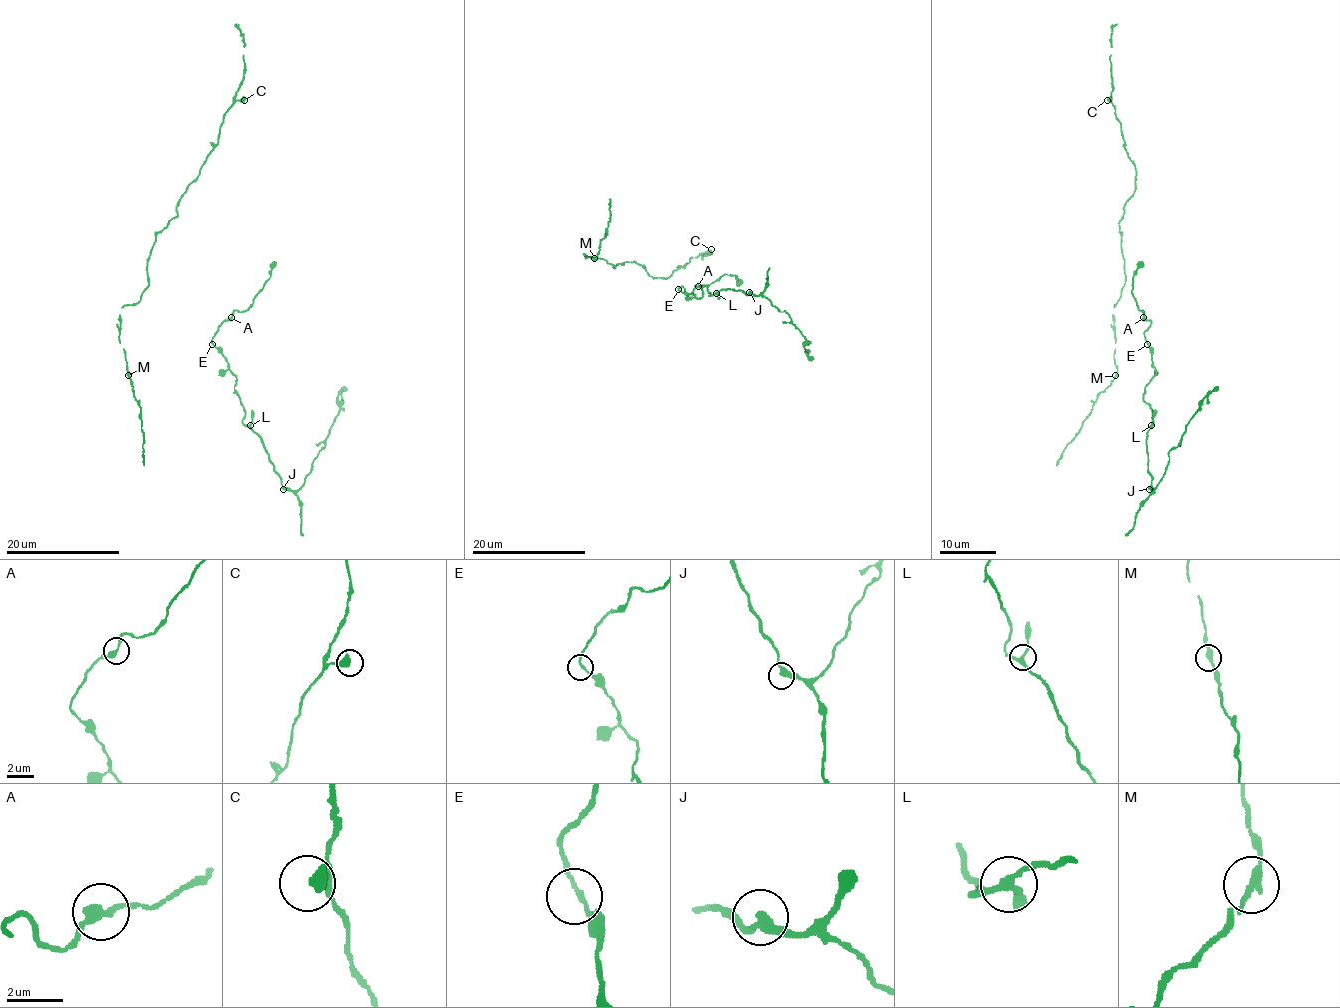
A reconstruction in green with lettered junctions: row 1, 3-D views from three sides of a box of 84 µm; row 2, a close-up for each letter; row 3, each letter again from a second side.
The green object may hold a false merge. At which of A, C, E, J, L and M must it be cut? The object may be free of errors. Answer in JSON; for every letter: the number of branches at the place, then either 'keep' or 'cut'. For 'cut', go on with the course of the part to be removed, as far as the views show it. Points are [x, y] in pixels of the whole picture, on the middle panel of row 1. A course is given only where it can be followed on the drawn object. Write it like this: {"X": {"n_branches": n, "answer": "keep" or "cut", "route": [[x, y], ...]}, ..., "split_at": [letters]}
{"A": {"n_branches": 2, "answer": "keep"}, "C": {"n_branches": 1, "answer": "keep"}, "E": {"n_branches": 2, "answer": "keep"}, "J": {"n_branches": 2, "answer": "keep"}, "L": {"n_branches": 3, "answer": "keep"}, "M": {"n_branches": 2, "answer": "keep"}, "split_at": []}

